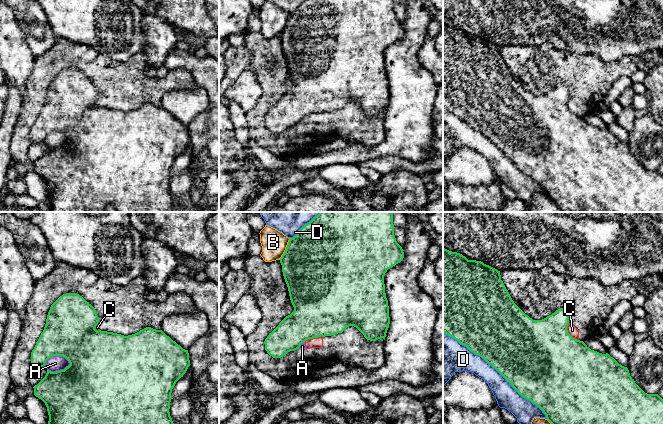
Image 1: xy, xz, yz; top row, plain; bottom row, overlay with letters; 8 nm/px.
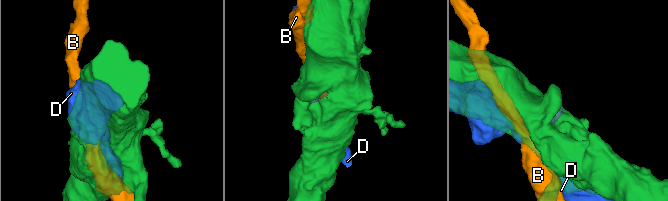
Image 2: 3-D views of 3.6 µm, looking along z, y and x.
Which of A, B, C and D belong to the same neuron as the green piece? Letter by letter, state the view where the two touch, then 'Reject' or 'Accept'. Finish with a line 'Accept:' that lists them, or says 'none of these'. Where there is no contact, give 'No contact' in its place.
A: Touches green in xy. Reject
B: Touches green in xz. Reject
C: Touches green in yz. Reject
D: Touches green in yz. Reject
Accept: none of these

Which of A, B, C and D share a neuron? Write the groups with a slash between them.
A C / B / D

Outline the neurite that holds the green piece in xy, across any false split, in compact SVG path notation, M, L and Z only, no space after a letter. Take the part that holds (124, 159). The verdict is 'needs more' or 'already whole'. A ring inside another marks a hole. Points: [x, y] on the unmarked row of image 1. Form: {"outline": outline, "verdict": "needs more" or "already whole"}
{"outline": "M77 69L63 70L50 83L44 106L31 128L32 144L46 143L46 137L52 132L63 132L70 139L64 146L51 148L47 145L45 153L33 163L34 171L41 175L47 183L50 212L105 212L106 206L109 204L118 212L177 212L169 188L171 169L176 158L183 153L190 142L188 126L183 125L162 106L146 103L135 110L124 112L113 108L97 107L95 105L97 101L99 101L99 93L95 84Z", "verdict": "already whole"}

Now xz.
{"outline": "M305 0L293 14L290 14L286 26L280 34L283 52L294 87L286 92L265 115L264 120L267 129L273 134L281 134L288 128L299 125L300 121L308 115L342 109L349 102L356 103L367 116L376 117L381 114L385 115L390 100L390 93L384 52L388 45L400 39L403 34L403 25L397 19L394 11L394 0Z", "verdict": "already whole"}

